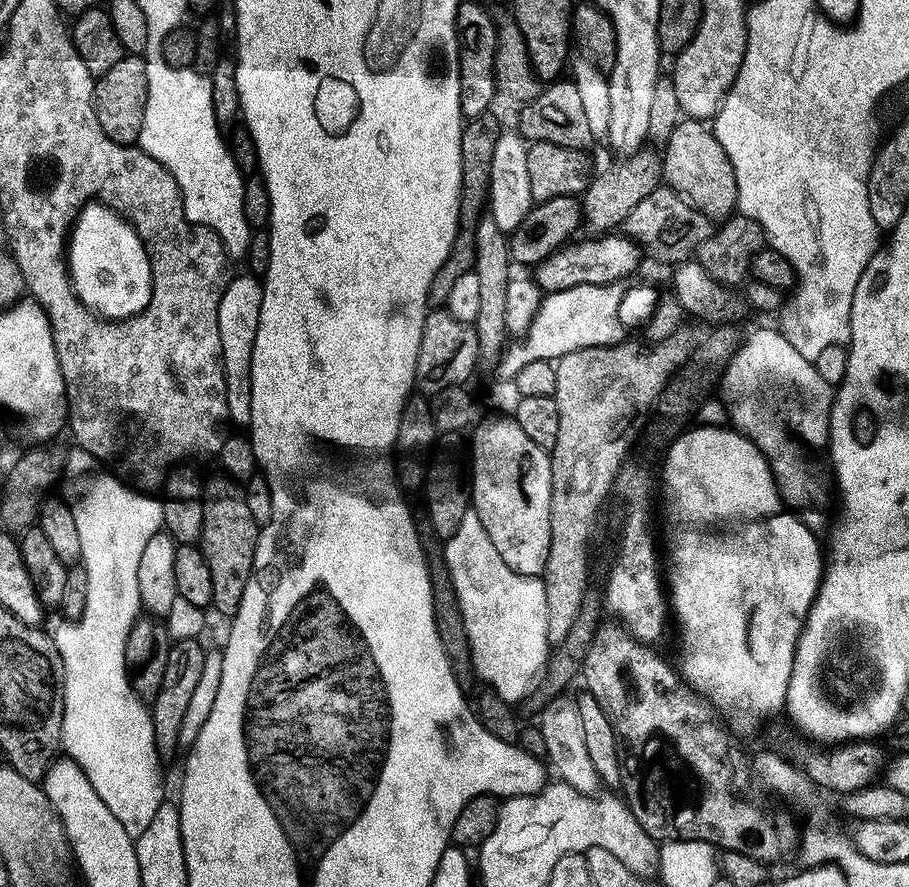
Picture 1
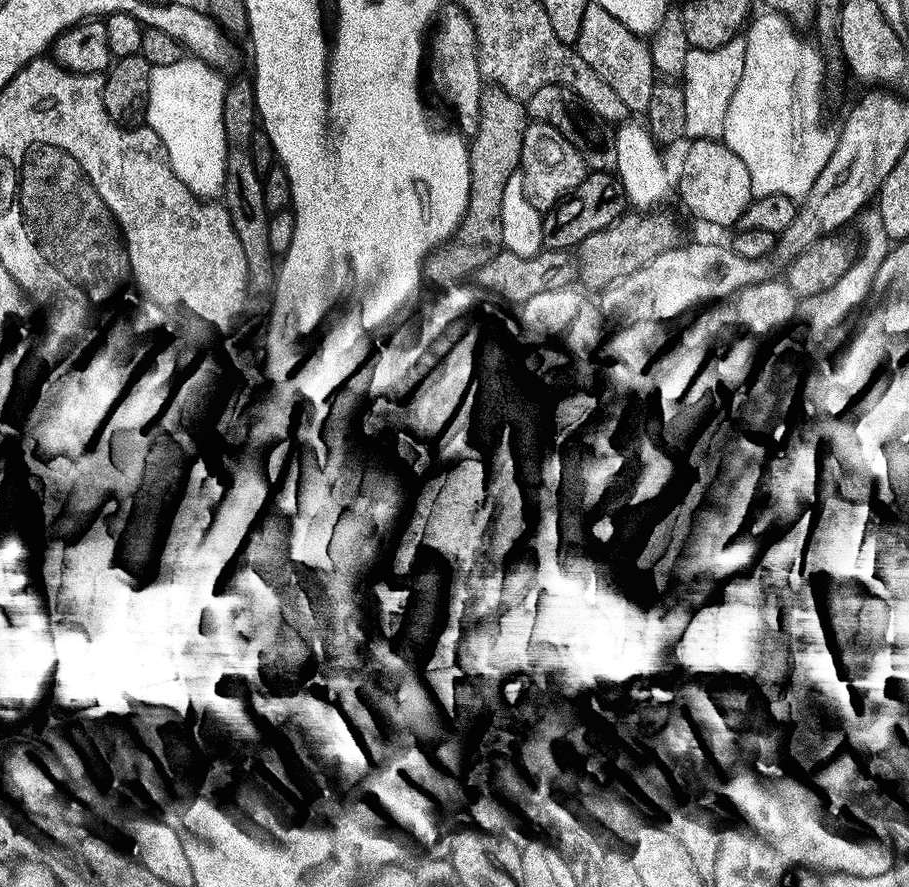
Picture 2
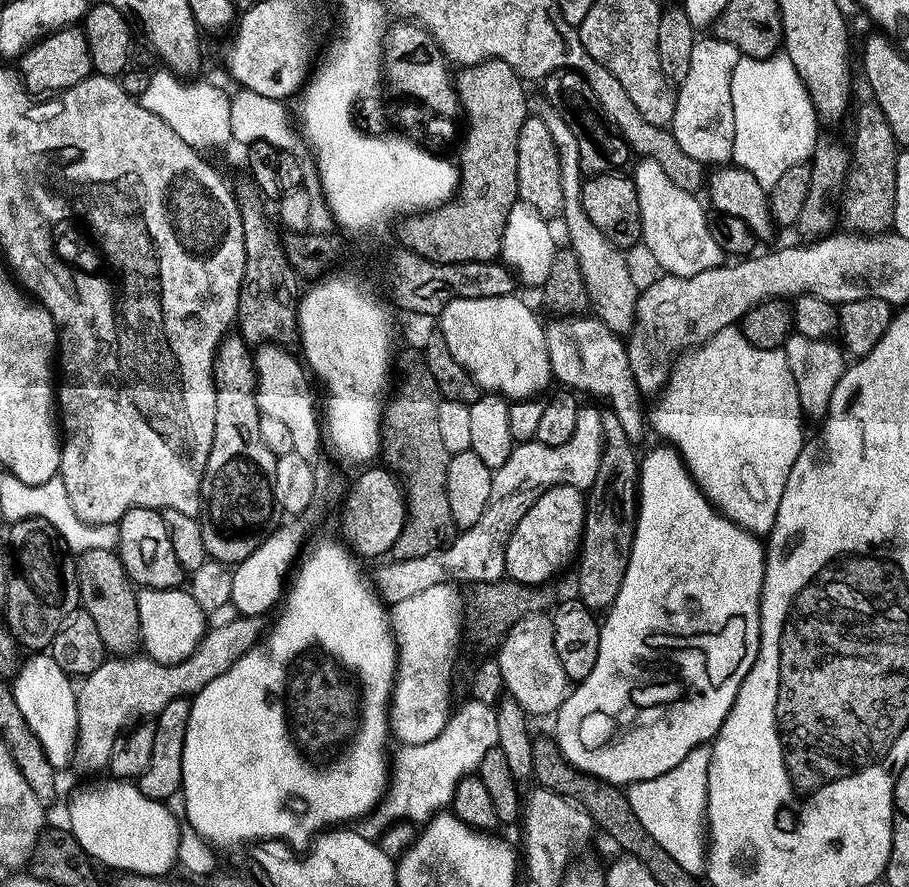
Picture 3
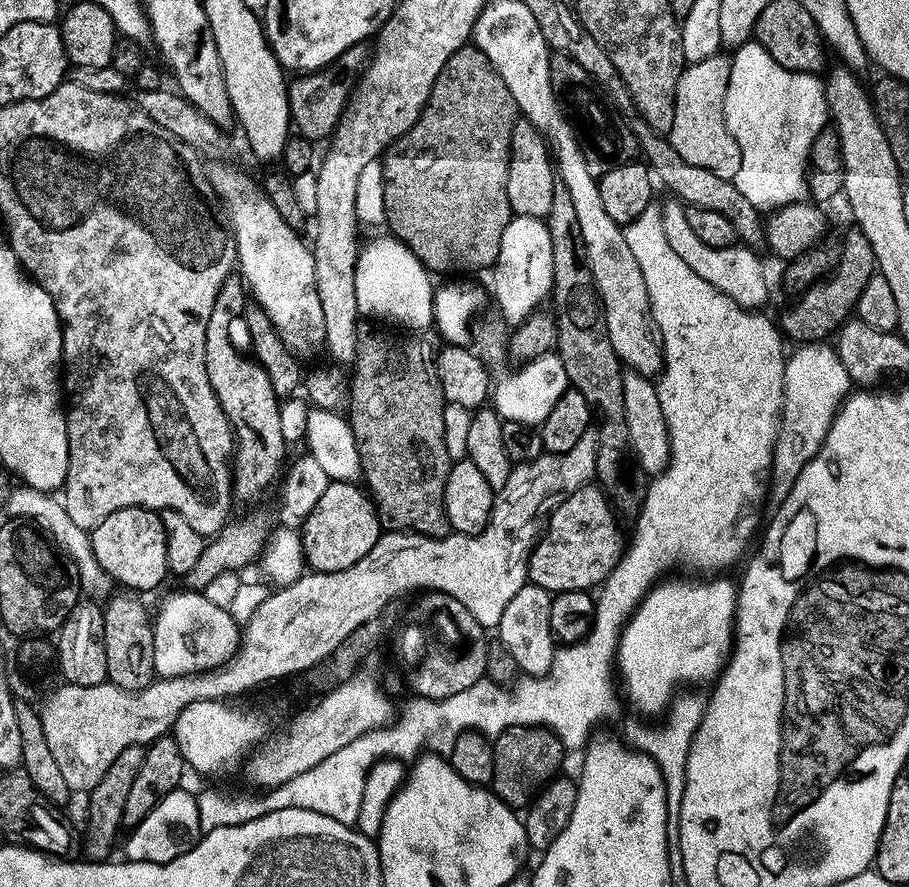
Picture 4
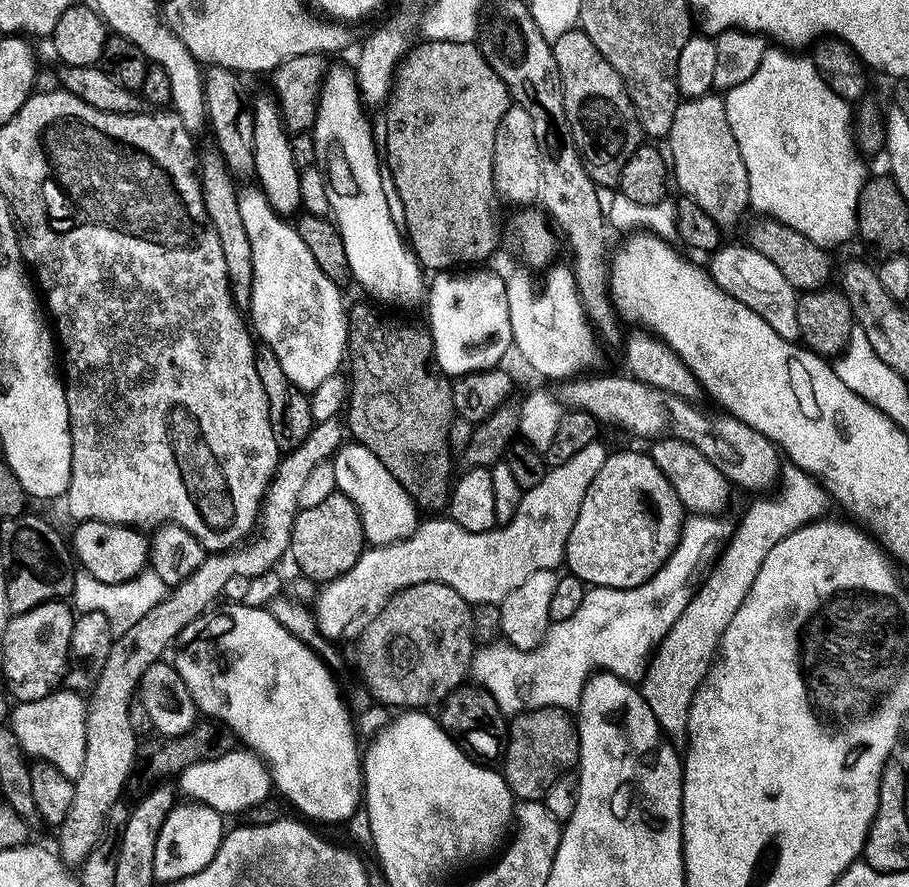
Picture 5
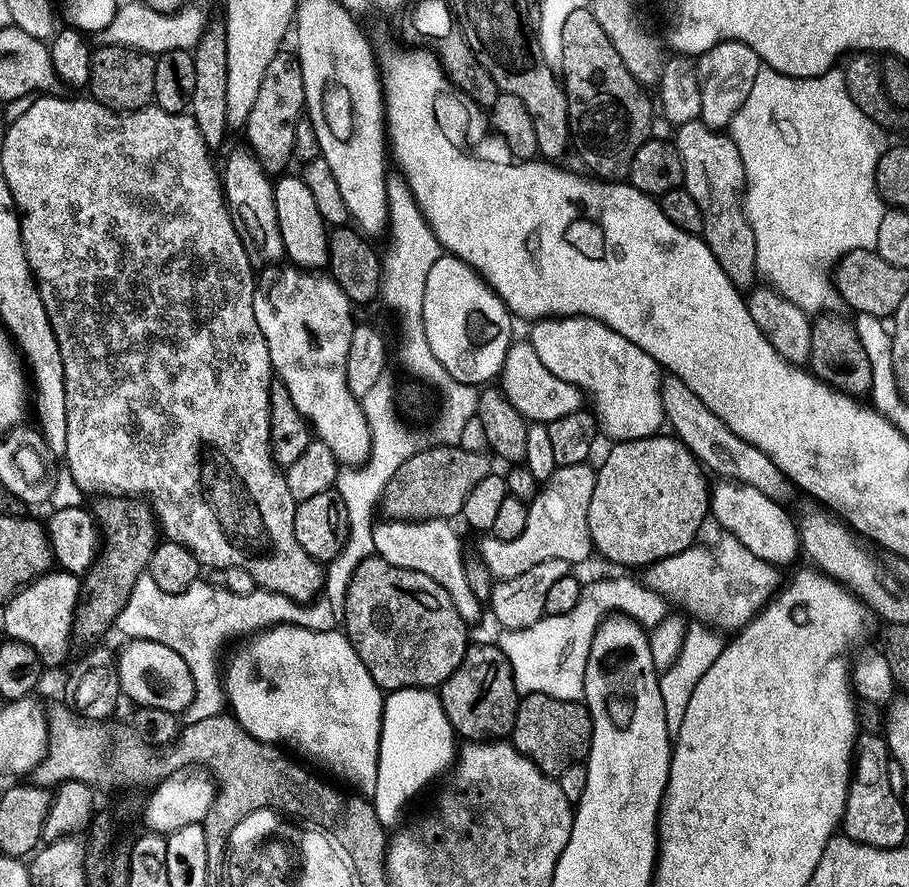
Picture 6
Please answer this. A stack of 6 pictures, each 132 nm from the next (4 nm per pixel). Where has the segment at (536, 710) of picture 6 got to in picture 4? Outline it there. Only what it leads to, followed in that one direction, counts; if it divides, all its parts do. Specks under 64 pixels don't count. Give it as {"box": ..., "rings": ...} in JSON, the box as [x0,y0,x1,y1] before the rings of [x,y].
{"box":[491,724,566,810],"rings":[[[519,724],[495,737],[493,752],[493,778],[491,791],[514,810],[524,810],[536,799],[541,788],[557,775],[566,749],[551,728],[539,724]]]}

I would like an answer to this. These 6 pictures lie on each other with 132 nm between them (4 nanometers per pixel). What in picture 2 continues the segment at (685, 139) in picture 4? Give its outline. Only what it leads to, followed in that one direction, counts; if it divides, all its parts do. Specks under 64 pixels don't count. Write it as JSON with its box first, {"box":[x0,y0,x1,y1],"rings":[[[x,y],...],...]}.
{"box":[682,35,746,140],"rings":[[[743,35],[736,36],[714,50],[689,50],[682,73],[686,100],[685,137],[692,140],[720,140],[723,137],[726,130],[726,110],[730,110],[730,98],[734,98],[742,70],[746,70],[746,39]]]}

